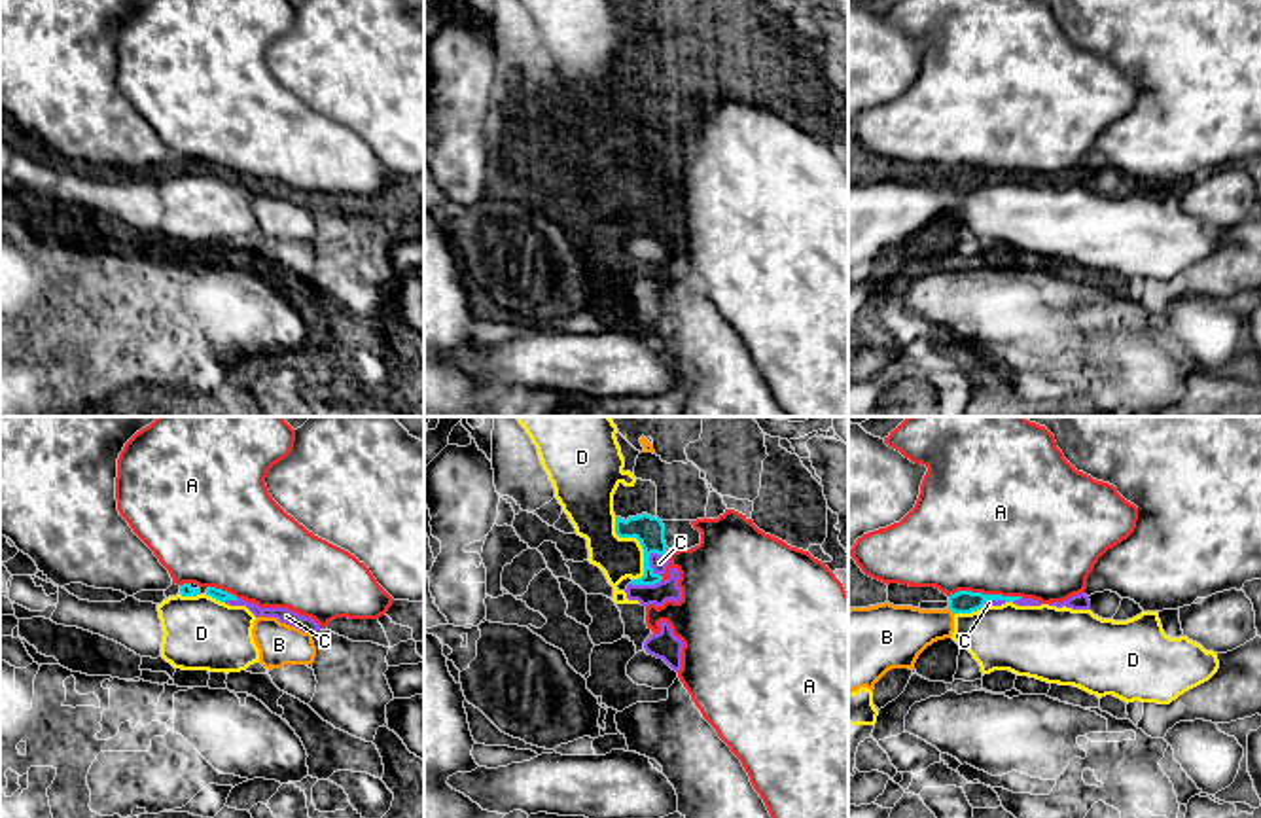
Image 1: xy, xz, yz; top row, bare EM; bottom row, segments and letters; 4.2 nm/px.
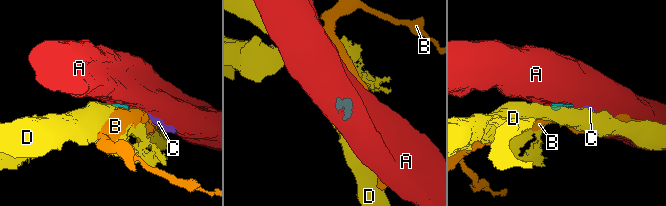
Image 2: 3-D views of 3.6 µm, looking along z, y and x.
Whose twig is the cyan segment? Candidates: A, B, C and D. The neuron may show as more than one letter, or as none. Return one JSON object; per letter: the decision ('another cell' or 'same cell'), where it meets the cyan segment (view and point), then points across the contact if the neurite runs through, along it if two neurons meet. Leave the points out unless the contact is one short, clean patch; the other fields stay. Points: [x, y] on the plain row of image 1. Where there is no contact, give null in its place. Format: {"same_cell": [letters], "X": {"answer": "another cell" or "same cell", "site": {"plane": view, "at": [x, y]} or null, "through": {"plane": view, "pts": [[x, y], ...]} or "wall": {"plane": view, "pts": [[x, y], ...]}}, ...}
{"same_cell": ["C"], "A": {"answer": "another cell", "site": {"plane": "yz", "at": [987, 171]}, "wall": {"plane": "yz", "pts": [[949, 171], [977, 167], [1023, 173]]}}, "B": {"answer": "another cell", "site": {"plane": "yz", "at": [951, 186]}, "wall": {"plane": "yz", "pts": [[947, 184], [955, 188]]}}, "C": {"answer": "same cell", "site": {"plane": "xz", "at": [657, 150]}}, "D": {"answer": "another cell", "site": {"plane": "xz", "at": [639, 116]}, "wall": {"plane": "xz", "pts": [[614, 93], [614, 106], [633, 112], [642, 125], [637, 156]]}}}

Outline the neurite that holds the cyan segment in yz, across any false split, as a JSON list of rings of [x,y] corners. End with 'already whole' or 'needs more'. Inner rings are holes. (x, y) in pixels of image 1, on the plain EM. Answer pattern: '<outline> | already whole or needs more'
[[[958,167],[949,172],[949,186],[954,189],[971,189],[985,182],[1002,182],[1005,178],[1013,178],[1017,182],[1041,182],[1041,178],[1034,174]]] | needs more

